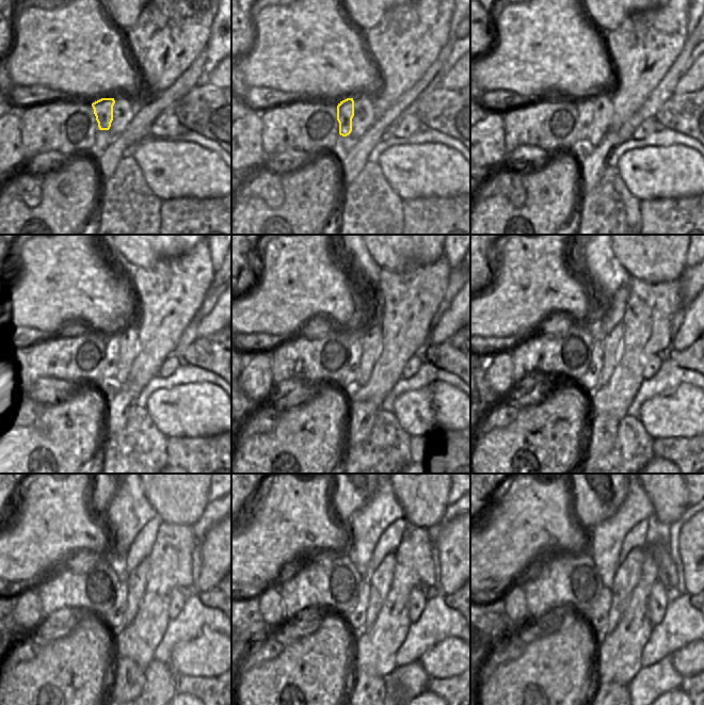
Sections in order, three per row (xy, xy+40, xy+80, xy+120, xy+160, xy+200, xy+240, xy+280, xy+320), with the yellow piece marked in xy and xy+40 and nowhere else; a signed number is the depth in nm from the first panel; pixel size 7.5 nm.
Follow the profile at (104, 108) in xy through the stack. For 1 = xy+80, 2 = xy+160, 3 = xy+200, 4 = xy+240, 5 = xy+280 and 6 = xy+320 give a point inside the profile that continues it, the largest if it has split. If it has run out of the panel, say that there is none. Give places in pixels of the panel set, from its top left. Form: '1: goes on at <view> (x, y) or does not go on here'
1: goes on at xy+80 (586, 111)
2: goes on at xy+160 (351, 372)
3: goes on at xy+200 (588, 382)
4: goes on at xy+240 (113, 618)
5: goes on at xy+280 (356, 617)
6: goes on at xy+320 (597, 617)

